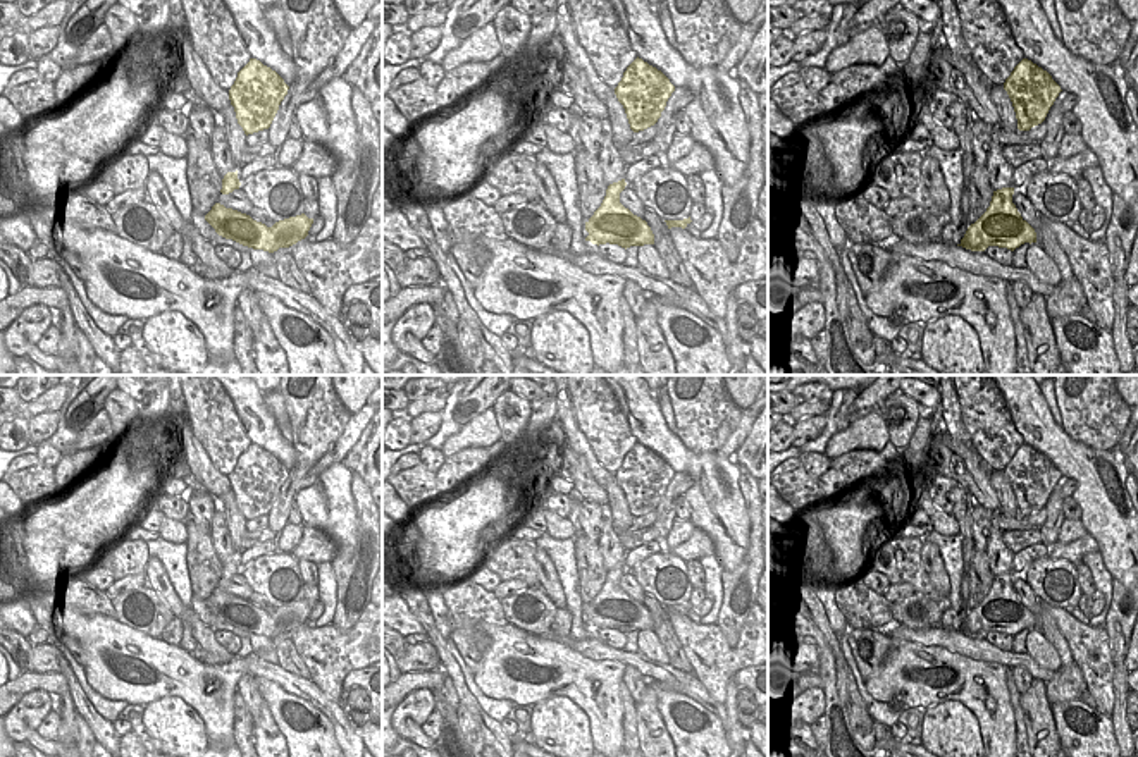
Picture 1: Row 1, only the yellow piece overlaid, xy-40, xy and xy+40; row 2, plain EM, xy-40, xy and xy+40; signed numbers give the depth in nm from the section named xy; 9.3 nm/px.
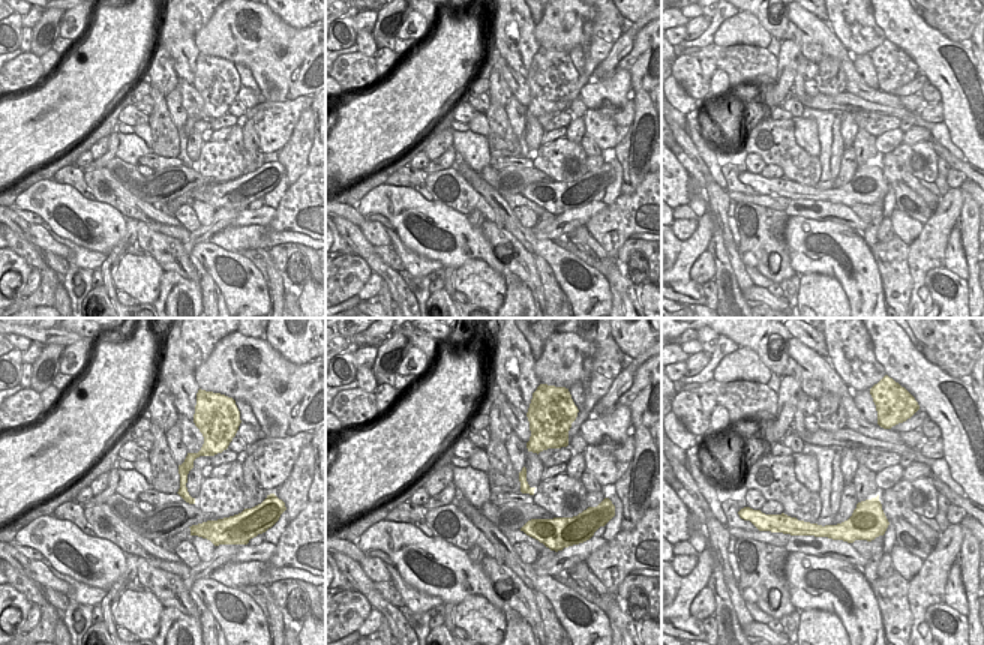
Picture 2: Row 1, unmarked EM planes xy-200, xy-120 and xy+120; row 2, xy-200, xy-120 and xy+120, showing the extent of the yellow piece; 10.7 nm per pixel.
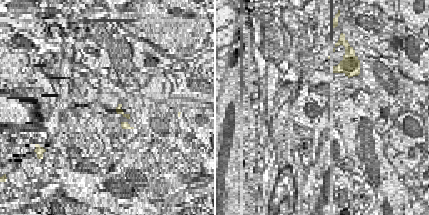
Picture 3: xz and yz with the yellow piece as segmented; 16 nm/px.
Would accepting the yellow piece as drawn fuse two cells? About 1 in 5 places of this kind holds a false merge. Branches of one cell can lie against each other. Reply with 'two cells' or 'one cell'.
one cell

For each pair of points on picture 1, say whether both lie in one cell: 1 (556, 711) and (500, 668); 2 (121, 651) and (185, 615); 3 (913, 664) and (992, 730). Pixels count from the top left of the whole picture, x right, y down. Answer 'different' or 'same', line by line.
1: different
2: different
3: same

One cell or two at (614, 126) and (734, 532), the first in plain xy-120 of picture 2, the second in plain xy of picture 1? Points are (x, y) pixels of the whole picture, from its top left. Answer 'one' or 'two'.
two

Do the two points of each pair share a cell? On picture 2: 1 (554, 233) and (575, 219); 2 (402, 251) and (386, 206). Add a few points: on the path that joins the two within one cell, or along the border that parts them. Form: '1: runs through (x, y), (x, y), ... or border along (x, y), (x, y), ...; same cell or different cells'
1: runs through (558, 230), (570, 221); same cell
2: border along (395, 230), (398, 237), (420, 255); different cells

